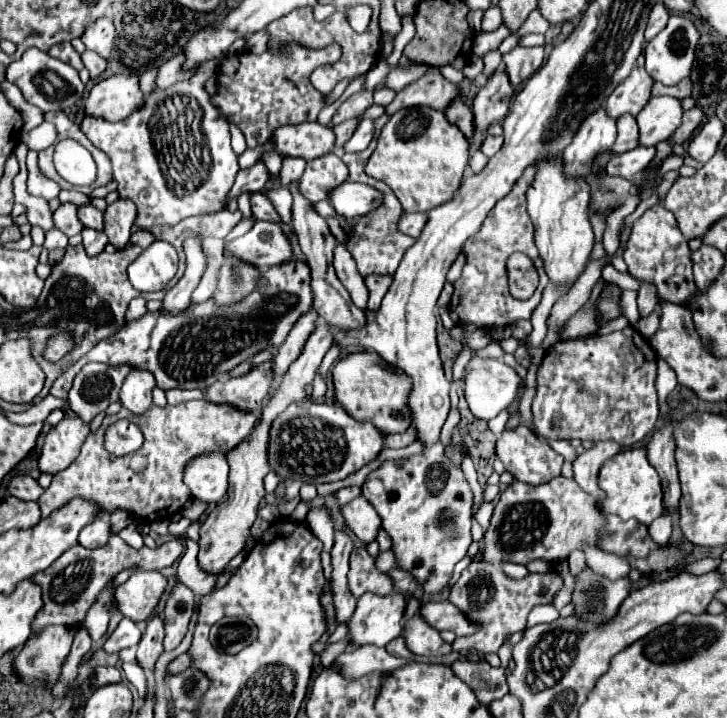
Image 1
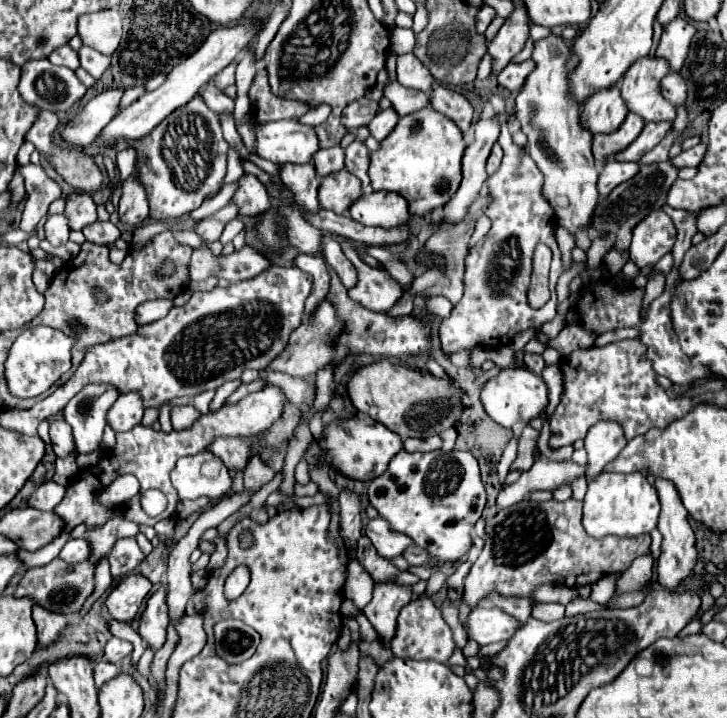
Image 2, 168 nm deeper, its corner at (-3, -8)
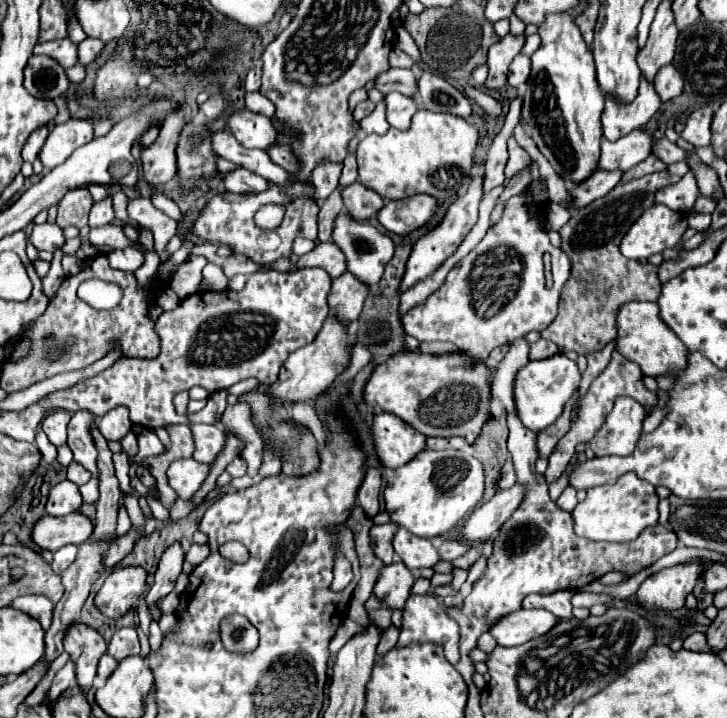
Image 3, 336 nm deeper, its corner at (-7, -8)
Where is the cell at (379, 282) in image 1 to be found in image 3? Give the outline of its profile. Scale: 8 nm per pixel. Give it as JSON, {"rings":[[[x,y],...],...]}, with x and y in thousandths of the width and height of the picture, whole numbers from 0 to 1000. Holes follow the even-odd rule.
{"rings":[[[468,297],[459,308],[459,325],[457,325],[459,338],[473,350],[476,364],[479,364],[479,377],[492,386],[501,397],[506,397],[509,403],[514,403],[528,380],[531,366],[539,361],[542,355],[542,338],[536,330],[531,330],[528,325],[523,325],[517,316],[506,313],[506,311],[492,311],[484,308],[481,302],[476,302],[476,297]]]}

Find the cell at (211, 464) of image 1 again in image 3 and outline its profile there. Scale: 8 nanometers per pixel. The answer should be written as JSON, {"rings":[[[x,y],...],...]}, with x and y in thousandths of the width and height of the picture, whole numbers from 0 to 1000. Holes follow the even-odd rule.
{"rings":[[[245,639],[231,653],[231,673],[245,687],[248,695],[261,695],[278,678],[289,662],[289,648],[270,639]]]}

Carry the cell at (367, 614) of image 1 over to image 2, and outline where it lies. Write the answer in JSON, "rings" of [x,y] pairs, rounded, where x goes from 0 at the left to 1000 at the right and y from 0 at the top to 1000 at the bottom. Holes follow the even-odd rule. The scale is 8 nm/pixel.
{"rings":[[[517,812],[512,837],[501,845],[501,857],[517,873],[525,893],[536,896],[545,879],[550,848],[567,834],[567,818],[542,812]]]}

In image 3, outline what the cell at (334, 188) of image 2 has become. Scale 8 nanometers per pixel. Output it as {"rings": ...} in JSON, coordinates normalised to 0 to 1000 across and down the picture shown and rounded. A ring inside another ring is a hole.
{"rings":[[[495,252],[476,258],[470,263],[470,280],[473,280],[473,288],[479,291],[479,297],[495,308],[512,302],[528,286],[528,277],[520,269],[501,260]]]}

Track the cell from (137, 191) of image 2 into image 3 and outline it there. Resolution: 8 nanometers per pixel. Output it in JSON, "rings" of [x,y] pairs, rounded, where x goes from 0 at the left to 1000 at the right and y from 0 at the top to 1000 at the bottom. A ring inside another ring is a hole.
{"rings":[[[250,146],[226,169],[215,196],[206,205],[195,208],[193,216],[195,247],[206,260],[220,260],[234,249],[239,249],[242,244],[239,202],[245,199],[245,185],[256,169],[259,169],[259,149]]]}

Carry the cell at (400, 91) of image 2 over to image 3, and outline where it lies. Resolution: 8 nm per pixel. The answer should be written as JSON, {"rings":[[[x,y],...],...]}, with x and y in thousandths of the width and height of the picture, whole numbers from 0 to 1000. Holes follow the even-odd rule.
{"rings":[[[534,96],[534,102],[525,102],[525,107],[517,110],[517,121],[528,132],[534,132],[536,127],[547,127],[547,130],[569,138],[575,130],[572,107],[564,96]]]}

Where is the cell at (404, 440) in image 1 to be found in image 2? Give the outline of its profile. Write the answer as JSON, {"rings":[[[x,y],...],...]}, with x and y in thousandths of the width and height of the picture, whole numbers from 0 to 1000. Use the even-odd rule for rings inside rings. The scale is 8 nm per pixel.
{"rings":[[[602,606],[589,609],[589,611],[556,611],[558,628],[597,628],[605,623],[608,623],[608,611]]]}

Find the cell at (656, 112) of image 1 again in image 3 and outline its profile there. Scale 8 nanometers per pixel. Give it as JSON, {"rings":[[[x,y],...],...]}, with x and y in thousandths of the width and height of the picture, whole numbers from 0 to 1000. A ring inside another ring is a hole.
{"rings":[[[883,180],[864,185],[861,191],[853,191],[845,199],[831,194],[823,235],[864,238],[867,233],[878,230],[897,213],[897,202],[900,202],[900,188],[891,182],[883,182]]]}

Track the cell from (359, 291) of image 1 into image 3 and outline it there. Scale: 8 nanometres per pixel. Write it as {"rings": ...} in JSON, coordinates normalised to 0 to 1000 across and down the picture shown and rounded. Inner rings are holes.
{"rings":[[[437,338],[426,352],[410,358],[410,372],[443,372],[457,389],[476,380],[476,358],[459,338]]]}

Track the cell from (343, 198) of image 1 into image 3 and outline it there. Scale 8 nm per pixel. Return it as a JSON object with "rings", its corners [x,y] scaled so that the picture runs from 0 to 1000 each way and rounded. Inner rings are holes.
{"rings":[[[567,272],[567,274],[534,280],[517,297],[517,305],[531,322],[558,327],[589,311],[600,294],[600,286],[602,286],[600,277],[591,272]]]}

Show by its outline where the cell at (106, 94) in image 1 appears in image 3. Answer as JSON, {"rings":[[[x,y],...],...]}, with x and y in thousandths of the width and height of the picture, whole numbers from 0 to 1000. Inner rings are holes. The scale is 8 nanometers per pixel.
{"rings":[[[94,166],[77,174],[55,210],[55,224],[61,233],[72,235],[88,227],[102,208],[129,194],[129,171],[129,166]]]}

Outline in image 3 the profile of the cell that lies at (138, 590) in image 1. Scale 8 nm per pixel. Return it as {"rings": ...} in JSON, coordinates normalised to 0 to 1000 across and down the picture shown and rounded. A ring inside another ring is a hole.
{"rings":[[[171,790],[151,798],[129,840],[151,862],[173,857],[198,826],[204,798],[195,790]]]}

